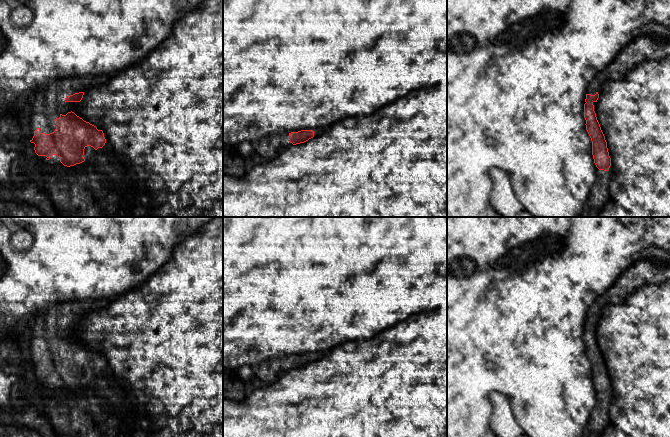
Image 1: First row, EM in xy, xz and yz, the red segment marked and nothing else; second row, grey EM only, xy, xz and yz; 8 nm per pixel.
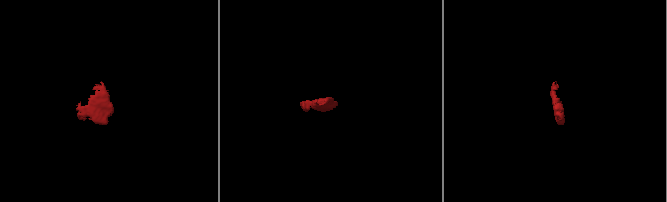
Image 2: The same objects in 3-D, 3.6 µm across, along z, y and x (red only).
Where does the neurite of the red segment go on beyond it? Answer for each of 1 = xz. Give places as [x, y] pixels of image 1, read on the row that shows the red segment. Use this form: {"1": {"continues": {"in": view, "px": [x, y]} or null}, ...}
{"1": {"continues": {"in": "xz", "px": [281, 138]}}}

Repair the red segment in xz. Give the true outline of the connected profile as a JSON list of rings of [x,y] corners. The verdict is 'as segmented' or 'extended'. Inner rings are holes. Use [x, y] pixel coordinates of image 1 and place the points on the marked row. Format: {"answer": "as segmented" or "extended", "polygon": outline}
{"answer": "extended", "polygon": [[[332,125],[318,126],[316,128],[304,128],[302,130],[278,132],[271,139],[275,139],[279,146],[290,147],[292,145],[304,143],[313,137],[324,134],[331,126]]]}

